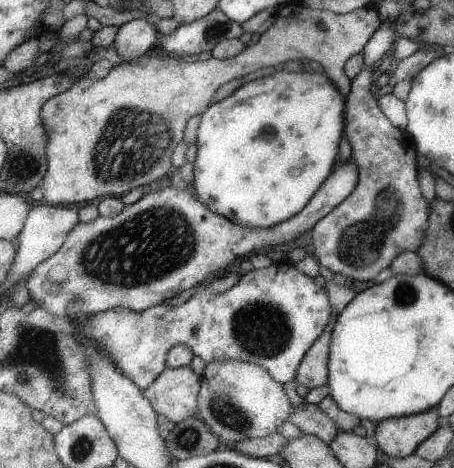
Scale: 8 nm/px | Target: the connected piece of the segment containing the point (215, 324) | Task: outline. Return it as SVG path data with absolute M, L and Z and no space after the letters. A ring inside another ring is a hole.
M283 260L278 262L277 264L272 263L268 268L261 268L260 270L255 269L252 272L248 272L243 274L237 284L232 286L230 290L225 292L214 292L212 288L210 288L209 283L201 283L200 286L197 286L196 292L186 300L186 302L182 302L182 304L178 304L178 306L174 306L172 303L160 303L156 306L151 306L150 309L146 309L143 311L135 311L132 309L114 309L108 310L106 312L94 315L85 315L82 320L86 322L86 326L82 326L82 330L86 332L88 328L90 328L90 332L92 334L96 334L96 338L98 338L98 344L100 344L100 348L124 370L124 374L127 374L136 382L136 386L140 387L140 390L146 390L148 386L152 384L160 376L160 373L166 368L166 354L170 352L175 345L179 345L180 343L184 343L188 348L191 348L194 351L196 356L200 356L202 360L207 363L211 362L224 362L224 360L238 360L240 362L248 362L252 364L257 364L271 373L272 378L276 380L276 382L281 385L285 385L286 382L293 382L294 378L296 378L297 368L299 367L300 362L304 358L306 351L318 338L320 338L320 334L326 330L326 324L330 322L331 313L331 299L330 295L327 293L326 287L320 287L313 278L310 276L306 276L304 272L300 272L298 268L296 268L295 263L289 262L288 260Z

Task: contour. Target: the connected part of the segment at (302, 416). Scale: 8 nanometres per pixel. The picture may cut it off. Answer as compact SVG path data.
M306 400L292 410L288 422L298 426L303 434L316 435L327 444L330 444L340 431L318 404Z

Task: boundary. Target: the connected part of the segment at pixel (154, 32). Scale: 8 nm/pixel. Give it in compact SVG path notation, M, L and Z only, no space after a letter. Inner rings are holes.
M144 18L134 19L123 25L115 41L114 50L118 53L121 63L131 63L146 55L150 48L157 45L160 32Z

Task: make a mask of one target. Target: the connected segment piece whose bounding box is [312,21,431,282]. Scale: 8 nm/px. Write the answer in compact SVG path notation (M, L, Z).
M384 22L375 32L371 40L362 50L364 68L360 74L351 80L351 91L347 99L347 131L351 143L351 156L358 166L359 184L352 194L328 213L319 224L312 229L312 244L315 257L322 265L333 273L342 274L346 278L354 278L360 282L368 282L378 274L376 270L388 266L398 254L410 252L410 224L412 224L412 252L419 250L423 238L428 230L428 202L420 192L418 176L416 176L416 146L415 141L406 130L394 126L386 114L380 110L377 99L374 98L372 88L372 68L378 58L389 54L395 46L396 36L392 22Z

